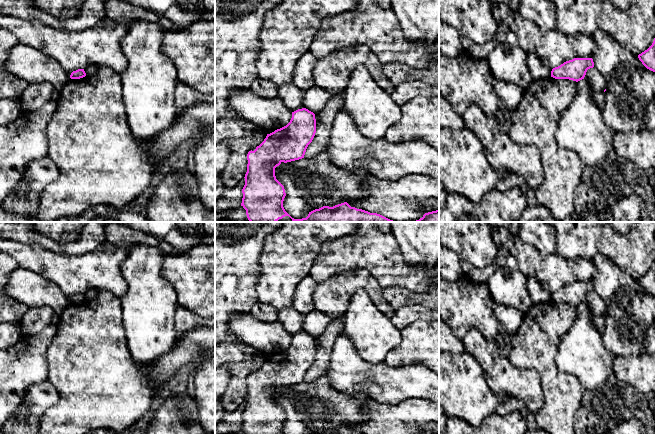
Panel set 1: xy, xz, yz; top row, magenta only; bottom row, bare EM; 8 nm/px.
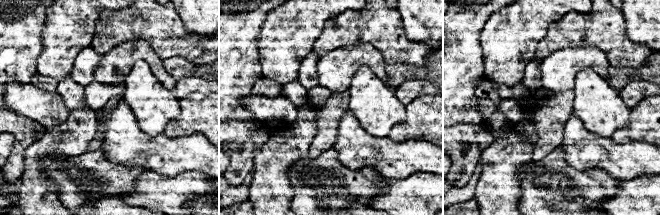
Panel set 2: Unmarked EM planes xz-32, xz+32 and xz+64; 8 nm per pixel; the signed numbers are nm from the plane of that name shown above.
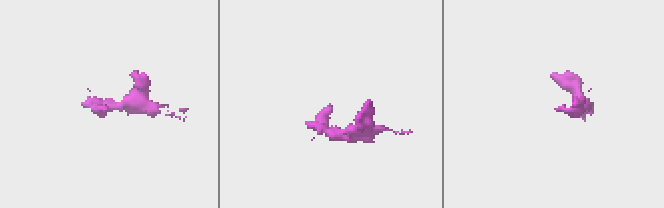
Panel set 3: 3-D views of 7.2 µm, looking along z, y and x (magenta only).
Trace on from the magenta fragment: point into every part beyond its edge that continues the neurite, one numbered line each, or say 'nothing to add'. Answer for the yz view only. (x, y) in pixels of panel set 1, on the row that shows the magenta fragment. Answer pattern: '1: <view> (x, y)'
nothing to add

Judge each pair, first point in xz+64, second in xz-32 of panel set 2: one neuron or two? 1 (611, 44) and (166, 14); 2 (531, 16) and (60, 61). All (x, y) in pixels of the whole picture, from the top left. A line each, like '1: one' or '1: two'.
1: one
2: one

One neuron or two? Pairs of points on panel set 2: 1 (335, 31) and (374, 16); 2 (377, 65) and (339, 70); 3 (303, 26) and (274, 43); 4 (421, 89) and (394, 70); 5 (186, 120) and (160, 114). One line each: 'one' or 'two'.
1: one
2: one
3: one
4: two
5: two

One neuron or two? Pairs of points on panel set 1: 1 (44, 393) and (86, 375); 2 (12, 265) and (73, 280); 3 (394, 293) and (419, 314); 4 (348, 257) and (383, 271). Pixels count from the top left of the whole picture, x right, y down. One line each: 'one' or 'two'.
1: two
2: two
3: two
4: one

